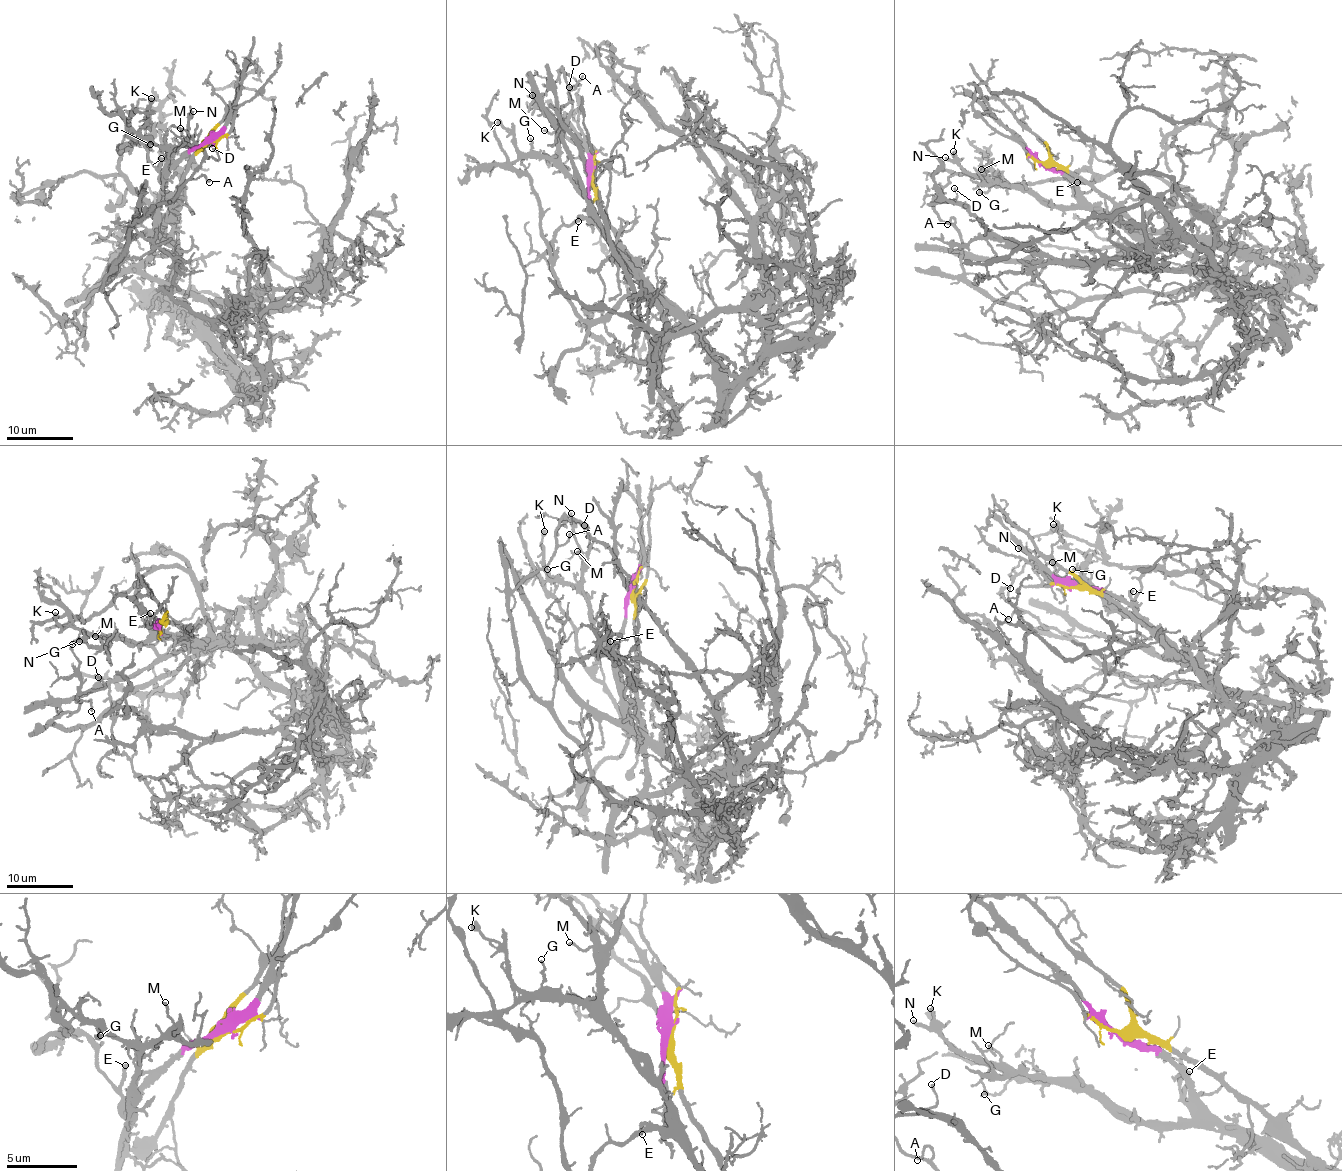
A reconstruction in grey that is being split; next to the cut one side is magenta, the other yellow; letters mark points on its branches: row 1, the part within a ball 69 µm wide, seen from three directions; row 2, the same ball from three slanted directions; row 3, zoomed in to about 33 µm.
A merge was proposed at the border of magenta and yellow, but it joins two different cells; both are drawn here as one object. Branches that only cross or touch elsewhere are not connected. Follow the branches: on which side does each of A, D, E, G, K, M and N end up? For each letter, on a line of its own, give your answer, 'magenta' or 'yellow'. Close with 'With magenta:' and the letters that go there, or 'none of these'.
A: yellow
D: yellow
E: magenta
G: magenta
K: magenta
M: magenta
N: magenta
With magenta: E, G, K, M, N

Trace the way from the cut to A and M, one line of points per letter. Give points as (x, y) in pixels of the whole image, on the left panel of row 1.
A: (207, 144), (191, 156), (152, 252), (108, 279), (128, 249), (134, 222), (191, 179), (209, 182)
M: (207, 144), (186, 152), (167, 171), (163, 182), (168, 180), (164, 170), (169, 152), (183, 145), (180, 128)

